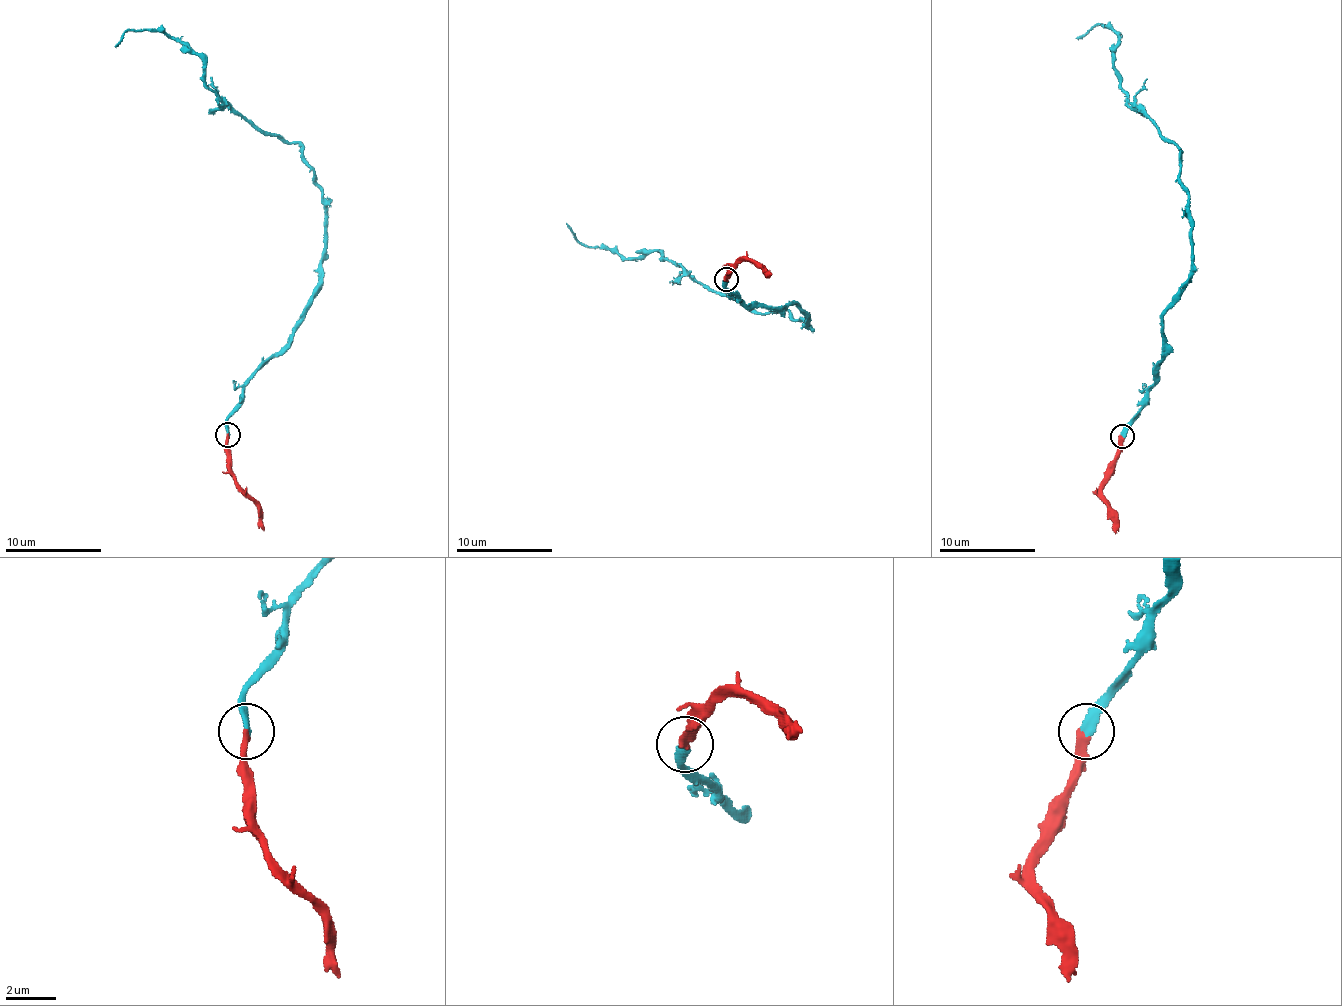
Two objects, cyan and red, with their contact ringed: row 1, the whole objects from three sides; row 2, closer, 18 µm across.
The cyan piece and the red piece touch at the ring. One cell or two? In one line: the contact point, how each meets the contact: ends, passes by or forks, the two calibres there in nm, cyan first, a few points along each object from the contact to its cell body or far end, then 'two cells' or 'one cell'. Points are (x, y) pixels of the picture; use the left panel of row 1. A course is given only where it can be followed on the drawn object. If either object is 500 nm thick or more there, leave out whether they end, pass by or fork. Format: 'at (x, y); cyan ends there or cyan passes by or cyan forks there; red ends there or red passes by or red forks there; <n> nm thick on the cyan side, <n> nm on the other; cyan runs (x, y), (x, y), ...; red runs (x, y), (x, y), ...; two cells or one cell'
at (228, 434); cyan ends there; red ends there; 320 nm thick on the cyan side, 320 nm on the other; cyan runs (227, 434), (320, 278), (327, 200), (296, 143), (232, 111), (189, 51), (156, 29), (115, 45); red runs (227, 436), (228, 473), (257, 507), (264, 531); one cell

